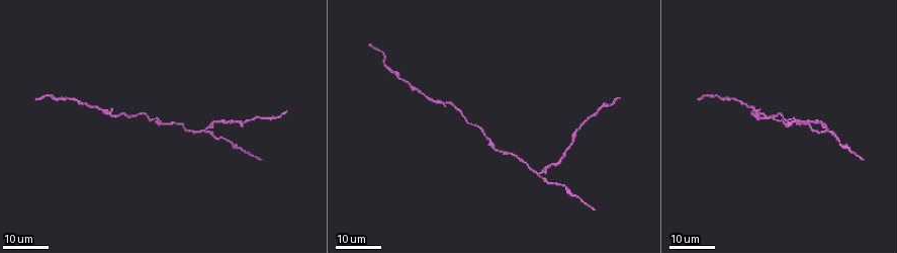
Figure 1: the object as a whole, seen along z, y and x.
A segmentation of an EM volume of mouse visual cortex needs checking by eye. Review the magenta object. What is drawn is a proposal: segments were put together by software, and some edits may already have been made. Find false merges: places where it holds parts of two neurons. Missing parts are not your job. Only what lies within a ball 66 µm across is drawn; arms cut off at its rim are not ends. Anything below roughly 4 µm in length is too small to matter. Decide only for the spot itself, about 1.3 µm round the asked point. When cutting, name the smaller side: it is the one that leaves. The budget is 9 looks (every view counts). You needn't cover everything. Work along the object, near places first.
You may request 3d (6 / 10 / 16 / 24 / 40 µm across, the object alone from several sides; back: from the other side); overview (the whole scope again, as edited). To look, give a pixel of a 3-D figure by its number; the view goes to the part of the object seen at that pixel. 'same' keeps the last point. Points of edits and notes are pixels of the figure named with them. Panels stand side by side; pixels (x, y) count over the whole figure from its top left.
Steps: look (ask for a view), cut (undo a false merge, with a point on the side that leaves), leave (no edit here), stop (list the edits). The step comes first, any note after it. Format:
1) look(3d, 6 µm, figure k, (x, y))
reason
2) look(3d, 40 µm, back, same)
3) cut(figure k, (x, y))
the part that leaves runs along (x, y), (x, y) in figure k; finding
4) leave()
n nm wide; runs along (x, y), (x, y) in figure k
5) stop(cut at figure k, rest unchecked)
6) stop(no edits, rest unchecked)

look(3d, 24 µm, figure 1, (540, 175))
a fork

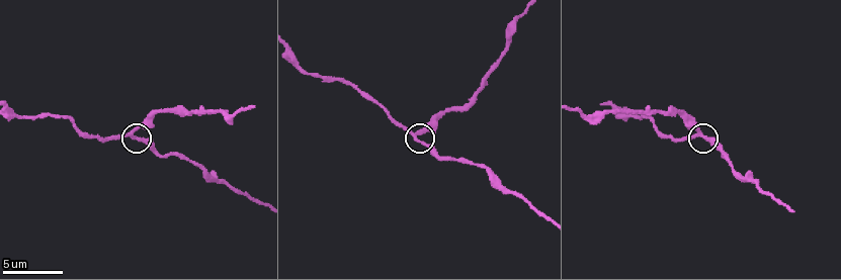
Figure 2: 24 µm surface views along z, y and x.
look(3d, 10 µm, figure 2, (130, 134))

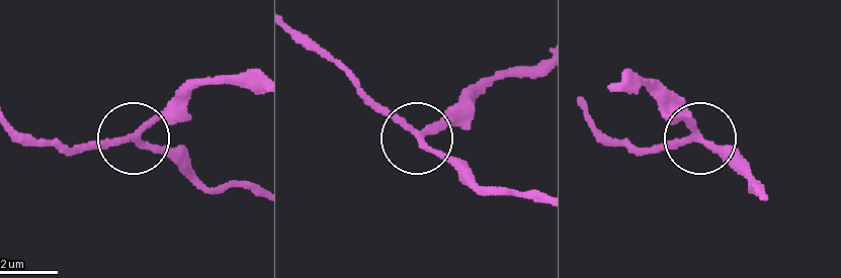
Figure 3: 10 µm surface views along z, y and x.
leave()
3 arms; runs along (298, 36), (327, 51), (477, 193) in figure 3; one neuron here

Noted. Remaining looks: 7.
look(3d, 10 µm, figure 2, (220, 183))
sudden change in width

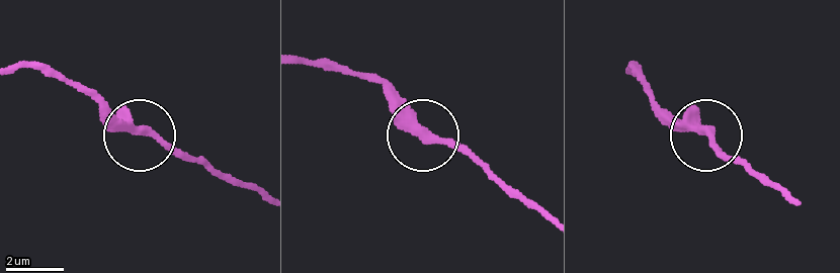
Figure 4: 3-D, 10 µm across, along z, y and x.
leave()
runs along (298, 57), (370, 74), (414, 129), (450, 140), (491, 178) in figure 4; all the same neuron

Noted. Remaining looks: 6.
look(3d, 16 µm, figure 2, (507, 42))
sudden change in width

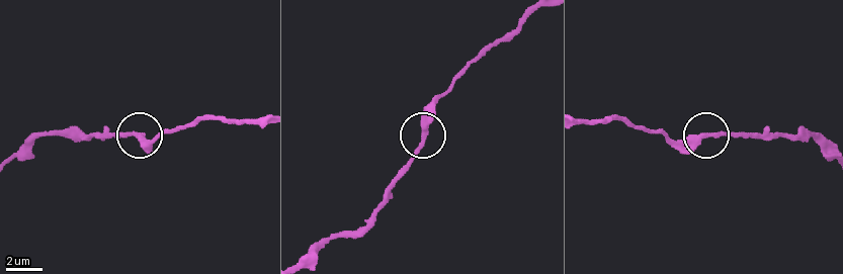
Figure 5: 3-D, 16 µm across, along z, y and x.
look(3d, 16 µm, back, figure 5, (423, 135))

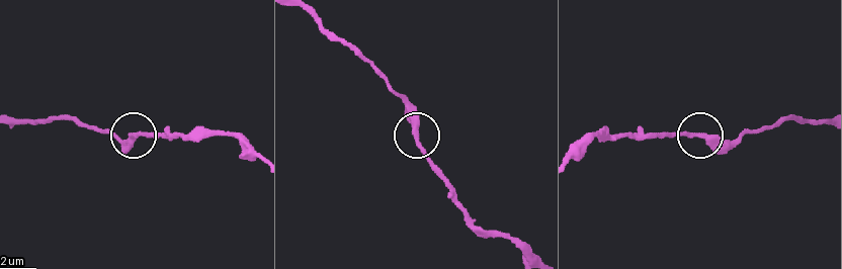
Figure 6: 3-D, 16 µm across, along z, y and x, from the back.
leave()
runs along (578, 150), (593, 137), (719, 137), (740, 141) in figure 6; continuous, no second neuron

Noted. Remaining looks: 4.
look(3d, 16 µm, figure 1, (398, 78))
sudden change in width

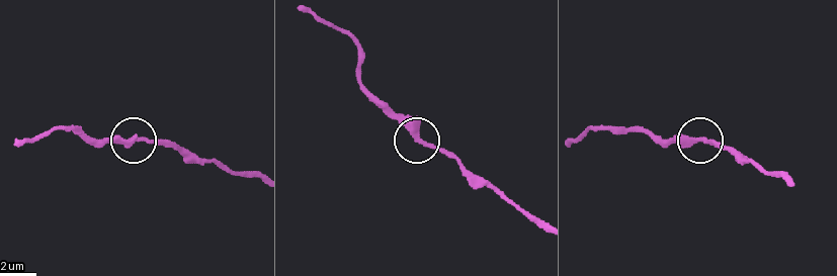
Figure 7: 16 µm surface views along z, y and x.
look(3d, 10 µm, figure 7, (694, 142))

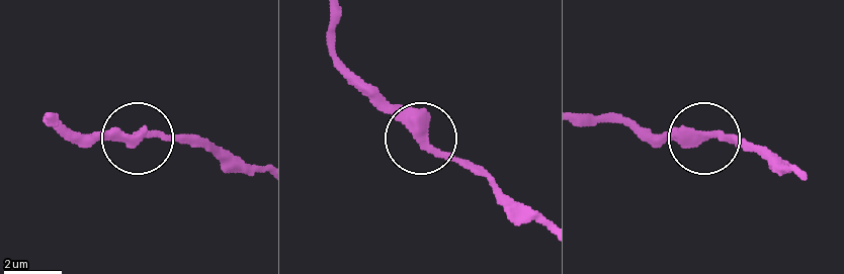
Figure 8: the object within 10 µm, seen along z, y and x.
leave()
runs along (799, 173), (718, 133), (650, 141) in figure 8; continuous, no second neuron

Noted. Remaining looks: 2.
stop(no edits, rest unchecked)

